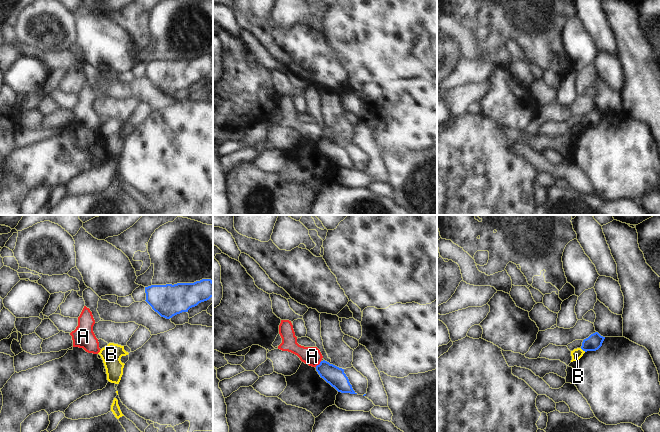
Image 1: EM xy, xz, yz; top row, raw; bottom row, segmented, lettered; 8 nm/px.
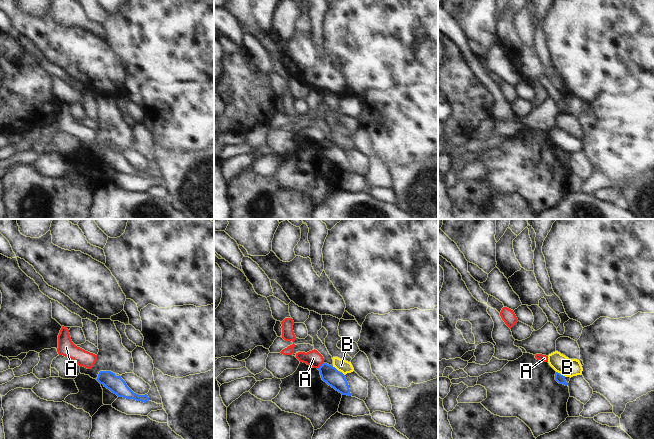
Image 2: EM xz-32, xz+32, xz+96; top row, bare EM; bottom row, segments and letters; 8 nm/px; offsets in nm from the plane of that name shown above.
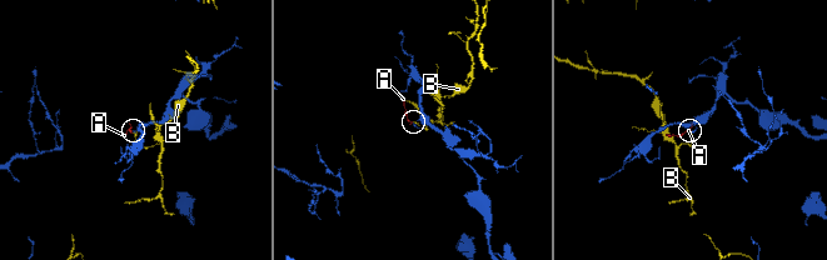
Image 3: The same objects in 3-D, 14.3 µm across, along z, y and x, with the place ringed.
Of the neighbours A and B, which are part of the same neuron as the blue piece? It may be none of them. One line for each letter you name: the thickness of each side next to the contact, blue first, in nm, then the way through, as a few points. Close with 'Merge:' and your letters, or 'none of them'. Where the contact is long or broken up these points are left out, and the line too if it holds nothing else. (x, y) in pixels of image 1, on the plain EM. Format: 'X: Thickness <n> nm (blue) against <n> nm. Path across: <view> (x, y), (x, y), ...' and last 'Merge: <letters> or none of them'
Merge: none of them

